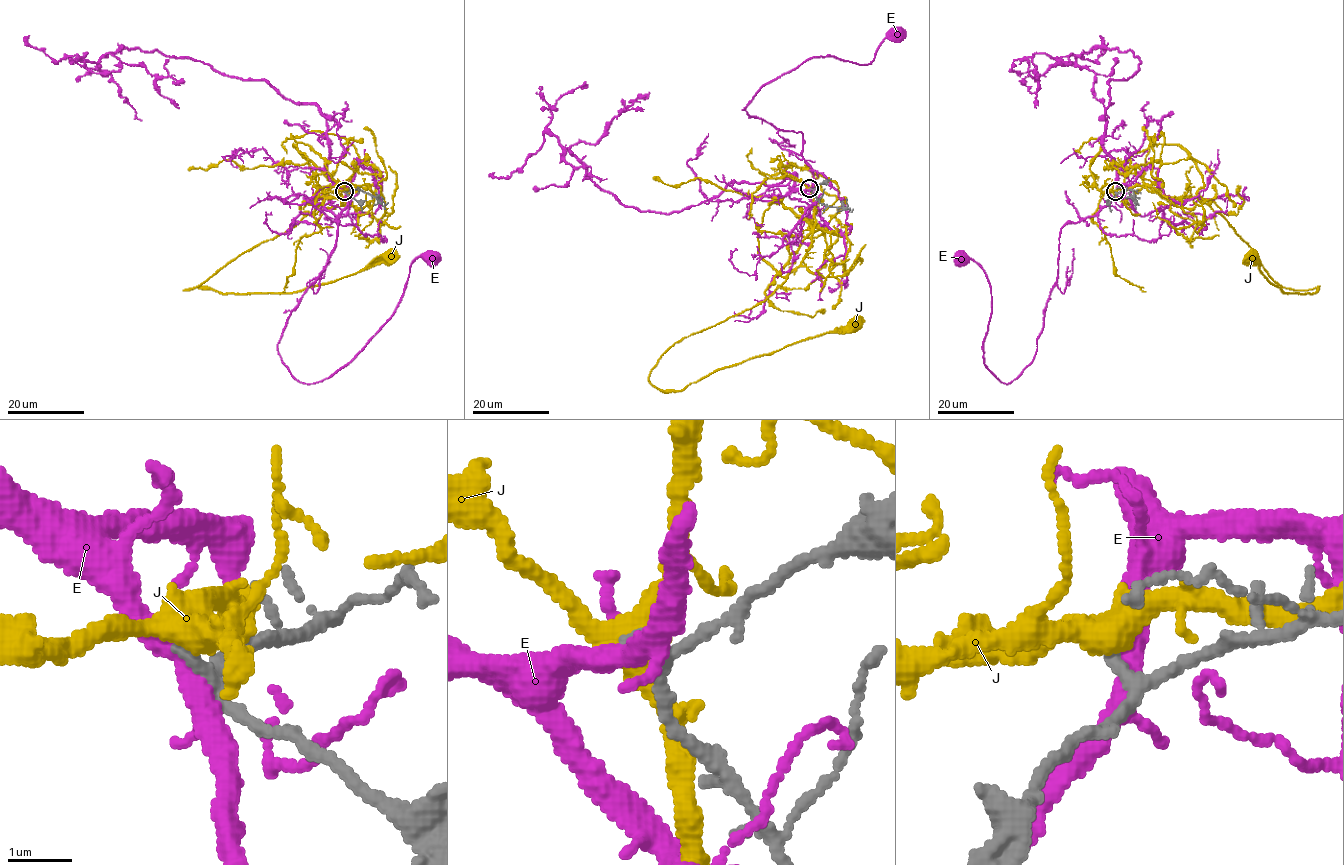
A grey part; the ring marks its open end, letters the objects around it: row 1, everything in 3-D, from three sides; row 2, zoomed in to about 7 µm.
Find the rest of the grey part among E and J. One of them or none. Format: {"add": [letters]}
{"add": []}

